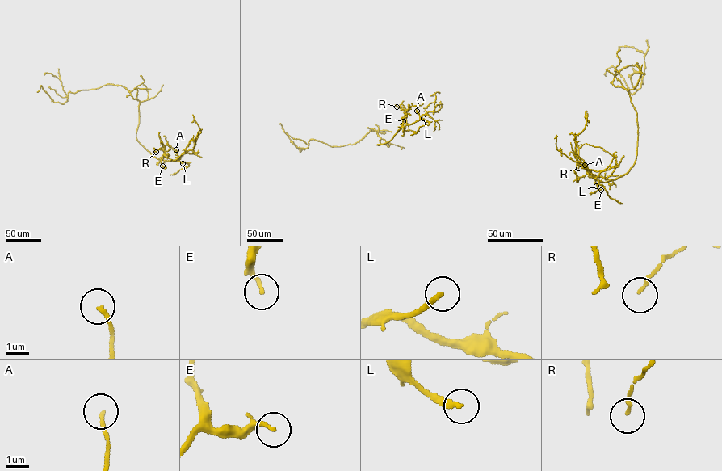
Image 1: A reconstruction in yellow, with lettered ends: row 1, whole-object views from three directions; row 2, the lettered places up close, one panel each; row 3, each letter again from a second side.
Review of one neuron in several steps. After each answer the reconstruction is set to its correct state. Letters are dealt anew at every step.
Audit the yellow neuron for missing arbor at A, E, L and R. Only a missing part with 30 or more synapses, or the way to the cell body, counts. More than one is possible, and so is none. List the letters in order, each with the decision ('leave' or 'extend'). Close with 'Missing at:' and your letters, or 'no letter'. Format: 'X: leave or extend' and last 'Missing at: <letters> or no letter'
A: leave
E: leave
L: extend
R: leave
Missing at: L

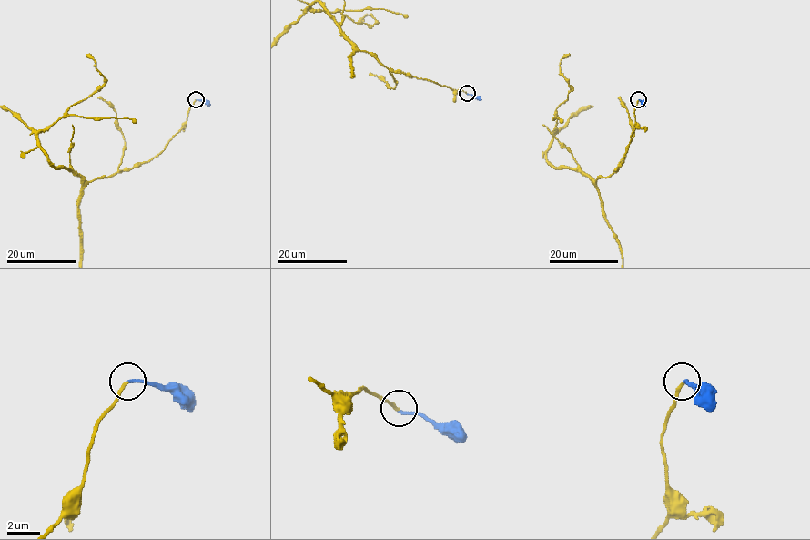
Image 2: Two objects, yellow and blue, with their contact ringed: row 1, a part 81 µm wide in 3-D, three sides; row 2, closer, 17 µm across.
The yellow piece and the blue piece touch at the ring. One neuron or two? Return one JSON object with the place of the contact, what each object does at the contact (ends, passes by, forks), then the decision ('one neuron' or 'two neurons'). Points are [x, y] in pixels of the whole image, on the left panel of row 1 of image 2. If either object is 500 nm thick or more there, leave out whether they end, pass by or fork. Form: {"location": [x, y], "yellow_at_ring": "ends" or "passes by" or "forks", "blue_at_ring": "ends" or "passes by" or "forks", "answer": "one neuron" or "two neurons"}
{"location": [196, 99], "yellow_at_ring": "ends", "blue_at_ring": "ends", "answer": "one neuron"}

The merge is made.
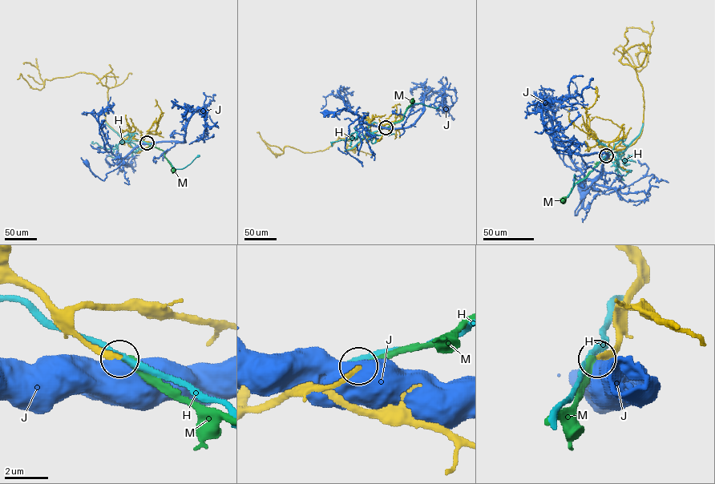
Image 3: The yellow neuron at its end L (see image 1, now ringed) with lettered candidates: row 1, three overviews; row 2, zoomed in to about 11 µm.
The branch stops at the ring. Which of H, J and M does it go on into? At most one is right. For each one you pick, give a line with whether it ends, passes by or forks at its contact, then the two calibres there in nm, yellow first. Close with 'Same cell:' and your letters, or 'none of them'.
M: it ends | 260/260 nm
Same cell: M

